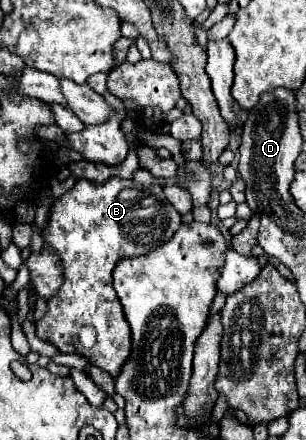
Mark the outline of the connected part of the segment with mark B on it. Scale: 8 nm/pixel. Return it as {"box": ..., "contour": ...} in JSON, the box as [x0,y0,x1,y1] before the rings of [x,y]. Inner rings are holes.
{"box":[37,177,181,377],"contour":[[[111,177],[105,183],[77,179],[77,183],[49,209],[49,217],[43,229],[45,247],[55,251],[63,265],[63,287],[49,297],[47,313],[41,321],[37,321],[37,337],[53,343],[61,353],[77,353],[89,359],[91,365],[103,369],[111,377],[121,373],[125,359],[129,359],[131,339],[129,339],[129,323],[125,323],[125,313],[121,311],[121,303],[113,291],[112,272],[115,263],[123,257],[143,255],[165,241],[169,241],[181,225],[181,215],[175,207],[165,199],[163,189],[159,185],[141,185],[133,183],[133,179]]]}

